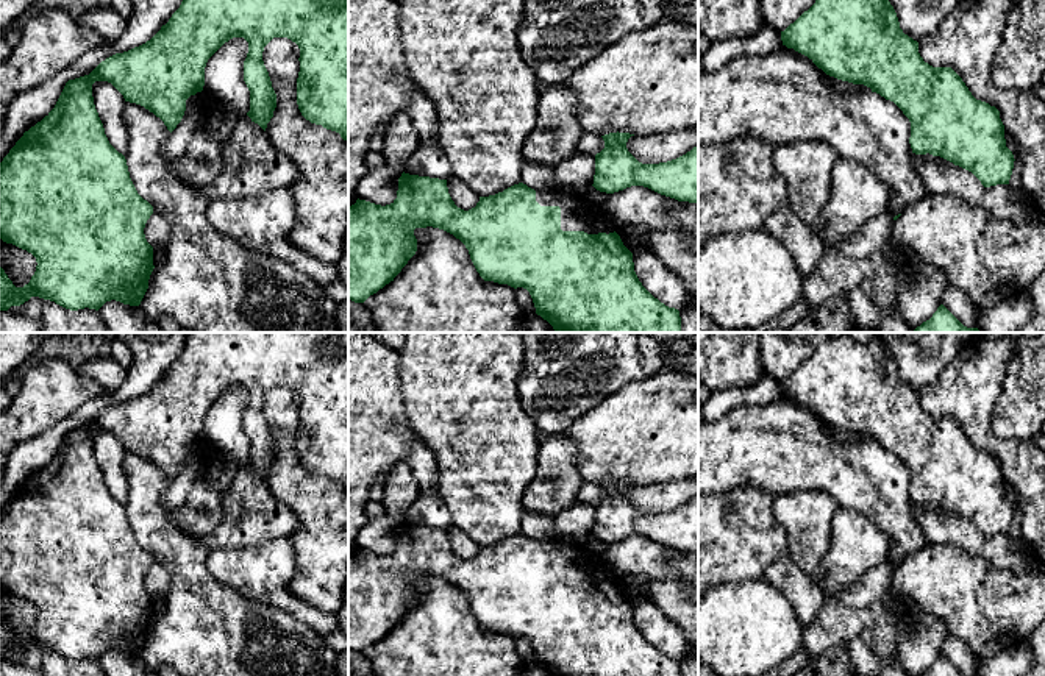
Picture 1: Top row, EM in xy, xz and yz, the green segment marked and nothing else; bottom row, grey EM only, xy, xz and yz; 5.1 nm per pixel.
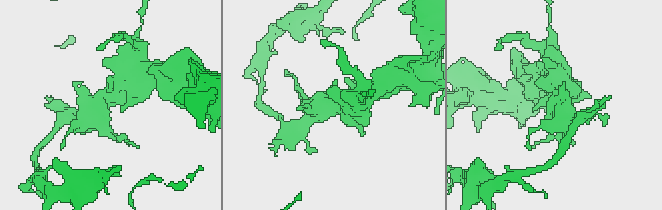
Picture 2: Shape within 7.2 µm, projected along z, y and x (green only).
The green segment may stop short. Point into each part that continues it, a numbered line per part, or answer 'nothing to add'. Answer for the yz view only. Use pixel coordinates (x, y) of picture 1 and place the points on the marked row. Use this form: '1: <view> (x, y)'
nothing to add

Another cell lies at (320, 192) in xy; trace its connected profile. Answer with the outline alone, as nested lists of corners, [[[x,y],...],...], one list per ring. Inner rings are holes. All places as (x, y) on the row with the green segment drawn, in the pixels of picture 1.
[[[273,37],[264,47],[262,61],[276,94],[266,133],[273,147],[298,165],[298,178],[287,187],[297,209],[291,242],[336,265],[348,229],[348,142],[301,116],[297,105],[298,58],[298,45],[287,37]]]

